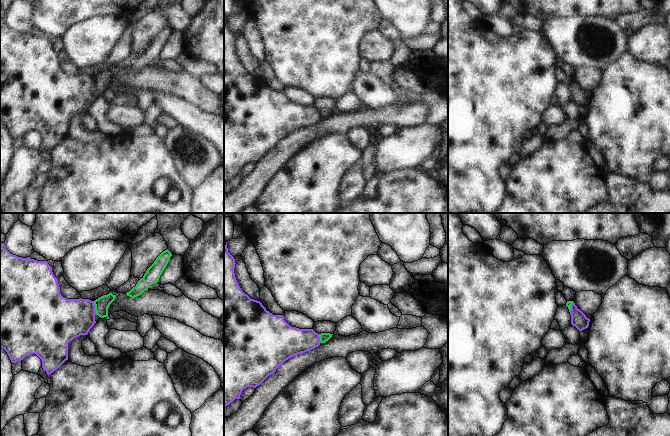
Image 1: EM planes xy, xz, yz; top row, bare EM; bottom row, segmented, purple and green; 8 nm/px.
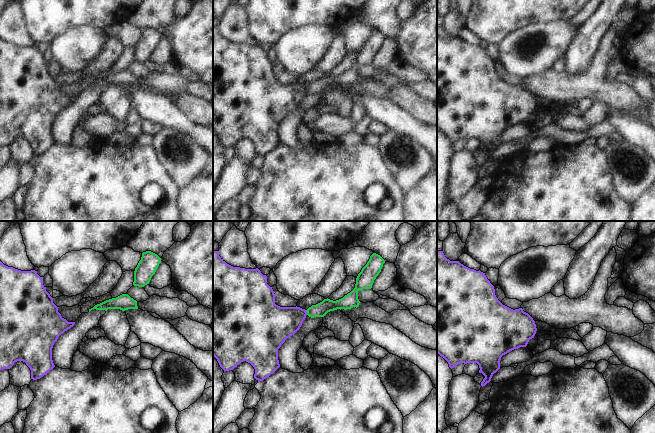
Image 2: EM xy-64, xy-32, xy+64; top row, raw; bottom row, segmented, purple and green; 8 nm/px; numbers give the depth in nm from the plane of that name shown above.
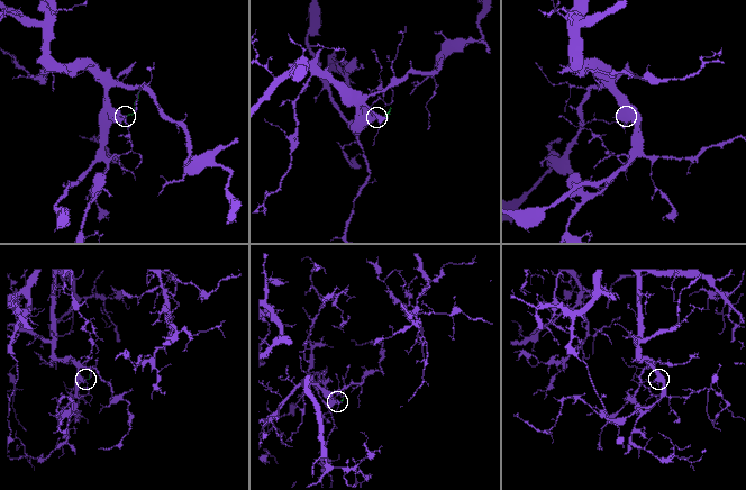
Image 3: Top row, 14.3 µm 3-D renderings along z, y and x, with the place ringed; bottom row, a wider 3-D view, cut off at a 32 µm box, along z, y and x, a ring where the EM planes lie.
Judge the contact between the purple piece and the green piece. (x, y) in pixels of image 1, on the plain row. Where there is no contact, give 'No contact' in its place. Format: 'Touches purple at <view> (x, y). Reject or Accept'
Touches purple at xy (94, 84). Reject

